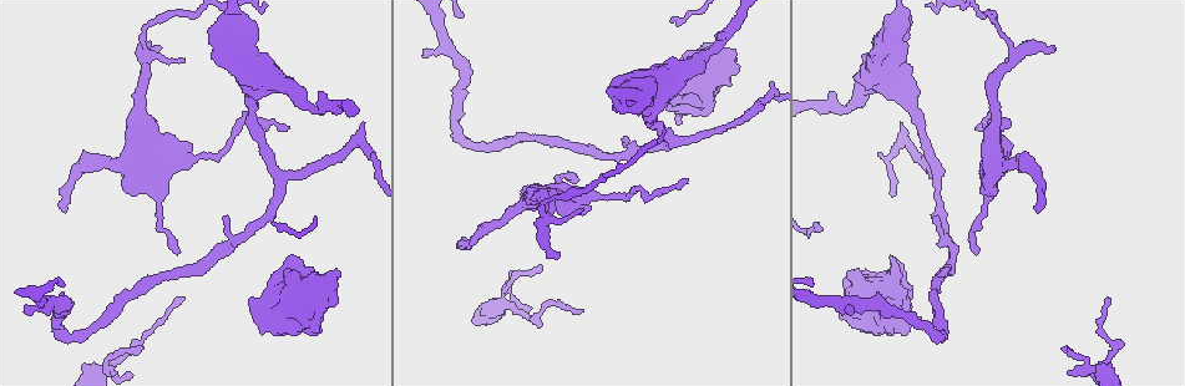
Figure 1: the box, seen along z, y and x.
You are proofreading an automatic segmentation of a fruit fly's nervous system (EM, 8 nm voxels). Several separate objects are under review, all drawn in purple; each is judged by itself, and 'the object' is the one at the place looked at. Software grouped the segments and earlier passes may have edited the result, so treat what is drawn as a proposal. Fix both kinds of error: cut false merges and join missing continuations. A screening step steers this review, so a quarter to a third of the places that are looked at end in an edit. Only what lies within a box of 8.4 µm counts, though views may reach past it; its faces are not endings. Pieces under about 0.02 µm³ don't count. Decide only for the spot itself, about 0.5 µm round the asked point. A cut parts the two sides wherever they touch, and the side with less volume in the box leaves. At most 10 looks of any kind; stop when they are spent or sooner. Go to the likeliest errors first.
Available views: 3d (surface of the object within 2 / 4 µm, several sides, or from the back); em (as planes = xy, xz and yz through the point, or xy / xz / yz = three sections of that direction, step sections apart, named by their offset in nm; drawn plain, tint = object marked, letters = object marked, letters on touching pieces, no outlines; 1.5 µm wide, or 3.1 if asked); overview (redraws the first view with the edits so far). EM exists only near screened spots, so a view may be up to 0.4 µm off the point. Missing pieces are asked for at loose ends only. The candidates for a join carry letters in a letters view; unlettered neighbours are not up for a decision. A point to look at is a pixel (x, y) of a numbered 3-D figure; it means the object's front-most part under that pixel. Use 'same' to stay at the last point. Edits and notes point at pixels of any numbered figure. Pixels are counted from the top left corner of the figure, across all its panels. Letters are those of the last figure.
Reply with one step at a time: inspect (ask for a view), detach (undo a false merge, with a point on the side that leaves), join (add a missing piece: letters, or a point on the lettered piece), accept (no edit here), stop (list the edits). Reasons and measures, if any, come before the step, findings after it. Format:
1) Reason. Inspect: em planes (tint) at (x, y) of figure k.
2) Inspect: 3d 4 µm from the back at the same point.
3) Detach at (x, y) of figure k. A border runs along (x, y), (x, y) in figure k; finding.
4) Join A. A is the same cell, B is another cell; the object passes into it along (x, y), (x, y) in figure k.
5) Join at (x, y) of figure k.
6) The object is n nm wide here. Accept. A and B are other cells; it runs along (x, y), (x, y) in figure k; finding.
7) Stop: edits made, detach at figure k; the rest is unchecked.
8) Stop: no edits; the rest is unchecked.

Branch stops here. Inspect: 3d 2 µm at (161, 47) of figure 1.

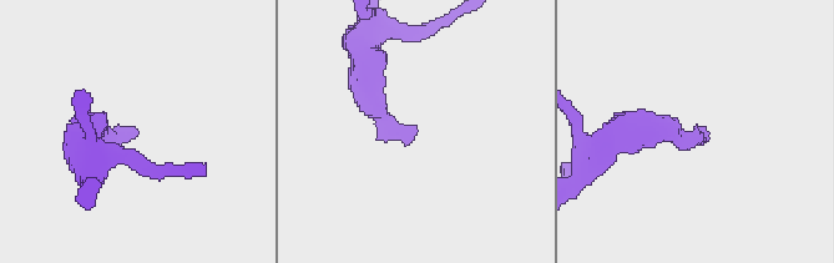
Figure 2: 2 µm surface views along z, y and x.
Now the EM. Inspect: em planes (letters) at (414, 130) of figure 2.

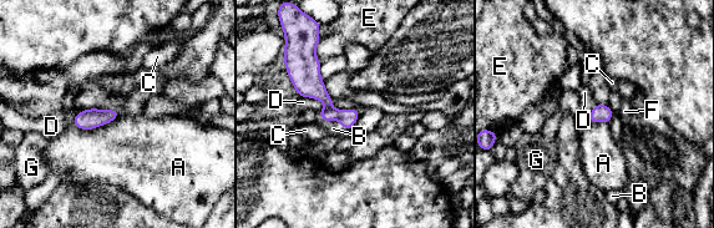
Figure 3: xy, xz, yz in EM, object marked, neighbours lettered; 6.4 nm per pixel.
Join B. B is the same cell, A, C, D, E, F and G are other cells; the object passes into it along (313, 87), (334, 120), (333, 128) in figure 3; it goes on there.

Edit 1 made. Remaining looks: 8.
Inspect: overview.

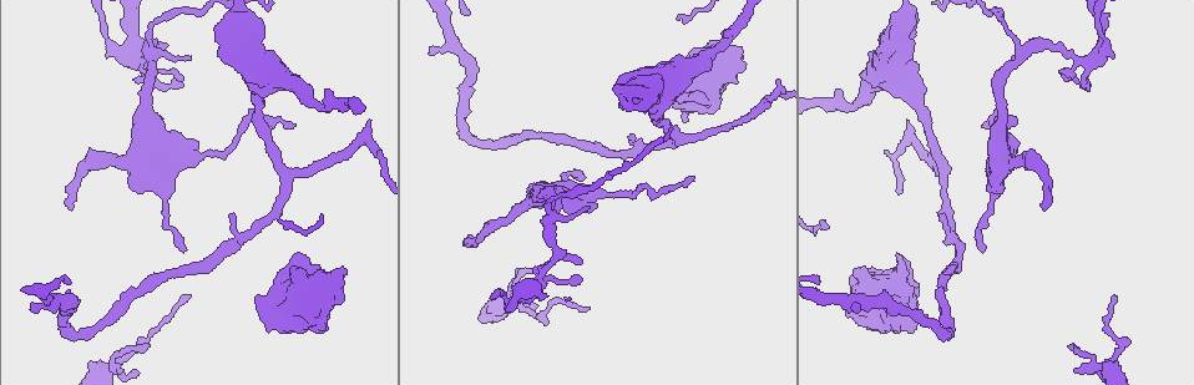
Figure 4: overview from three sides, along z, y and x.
An open end. Inspect: em xz step 8 (letters) at (586, 308) of figure 4.

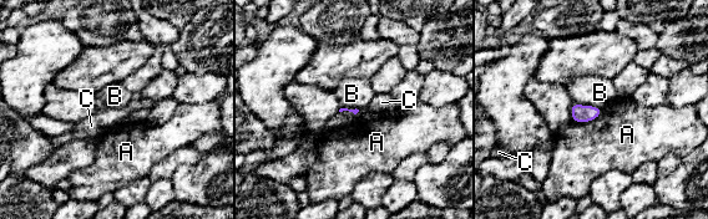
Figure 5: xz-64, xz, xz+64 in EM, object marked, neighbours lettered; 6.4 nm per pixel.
Another direction. Inspect: em planes (letters) at the same point.

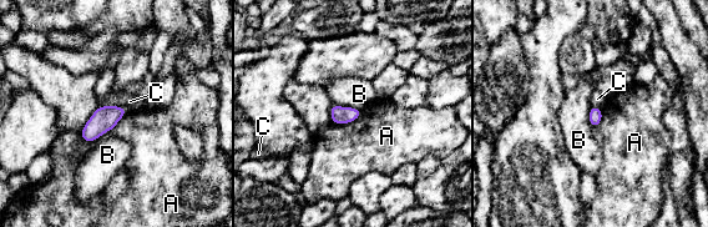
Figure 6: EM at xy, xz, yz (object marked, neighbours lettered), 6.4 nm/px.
The longest contact is with A, 220 nm. Accept. A, B and C are other cells; no lettered piece goes on from it.

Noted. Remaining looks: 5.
Stops while still wide. Inspect: 3d 2 µm from the back at (901, 257) of figure 4.

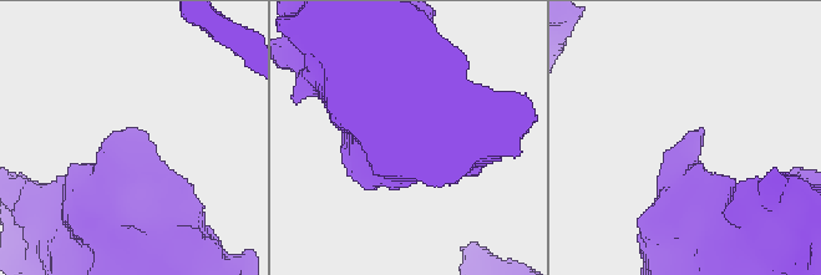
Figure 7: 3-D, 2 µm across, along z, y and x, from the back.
Shape alone is not enough. Inspect: em yz step 8 (tint) at (693, 134) of figure 7.

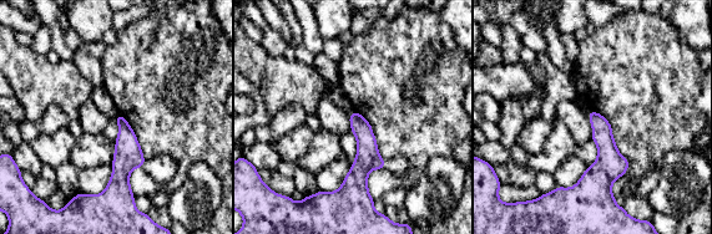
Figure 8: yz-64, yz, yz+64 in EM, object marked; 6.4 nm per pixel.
Inspect: em xz step 8 (letters) at the same point.

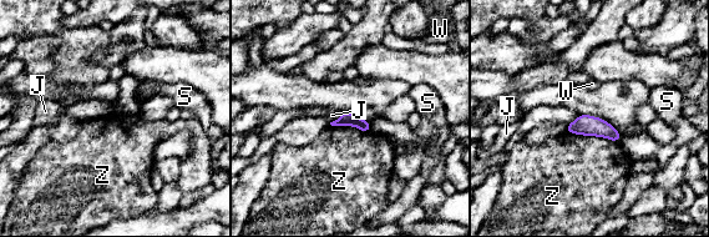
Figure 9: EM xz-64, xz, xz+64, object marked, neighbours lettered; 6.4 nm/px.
Accept. J, S, W and Z are other cells; a border runs along (566, 131), (604, 136), (618, 142) in figure 9; no lettered piece goes on from it.

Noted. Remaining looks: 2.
Stop: edits made, join at figure 3; the rest is unchecked.

